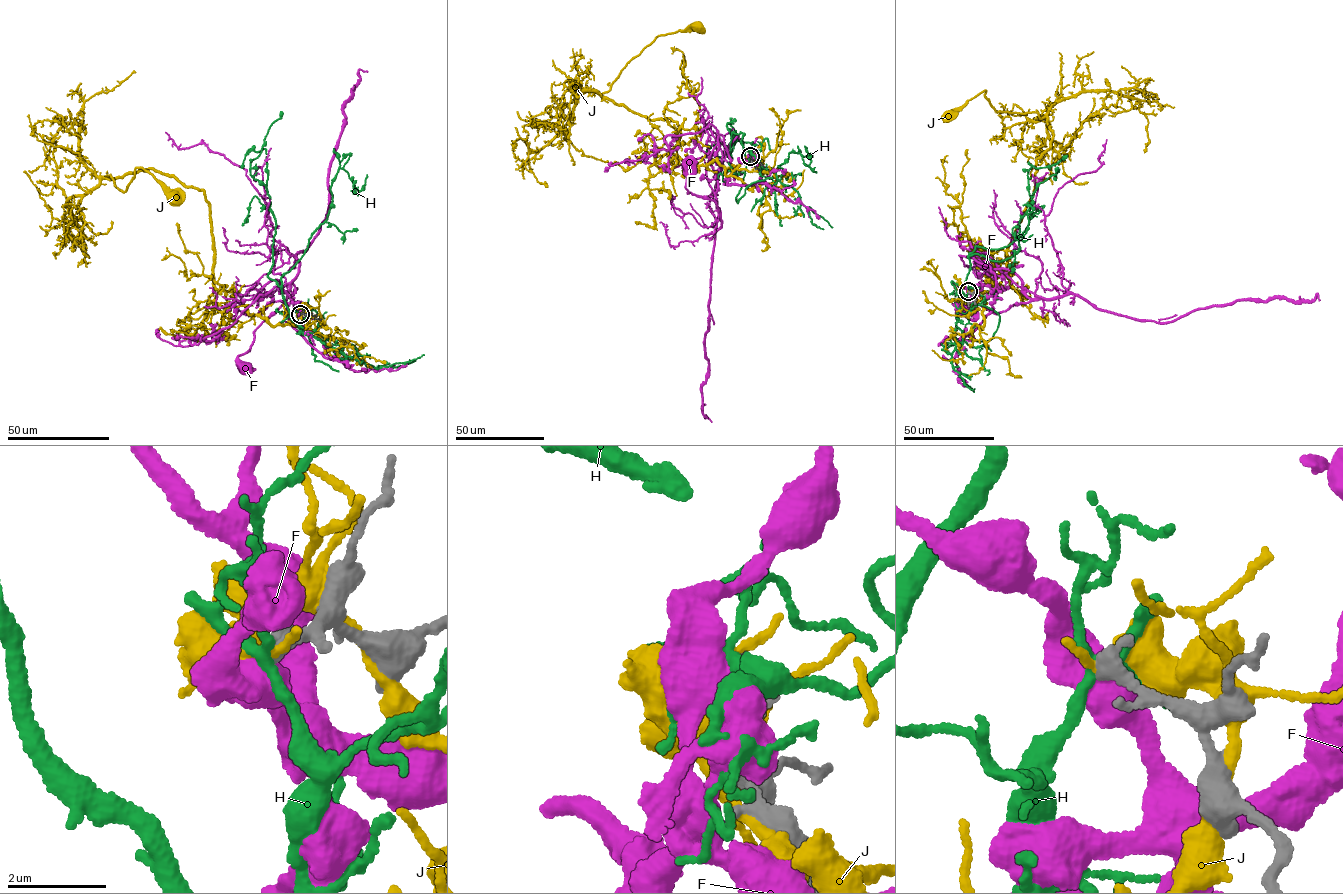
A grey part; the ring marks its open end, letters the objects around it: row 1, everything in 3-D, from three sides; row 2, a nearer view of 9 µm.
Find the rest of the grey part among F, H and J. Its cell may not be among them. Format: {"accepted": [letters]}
{"accepted": []}

